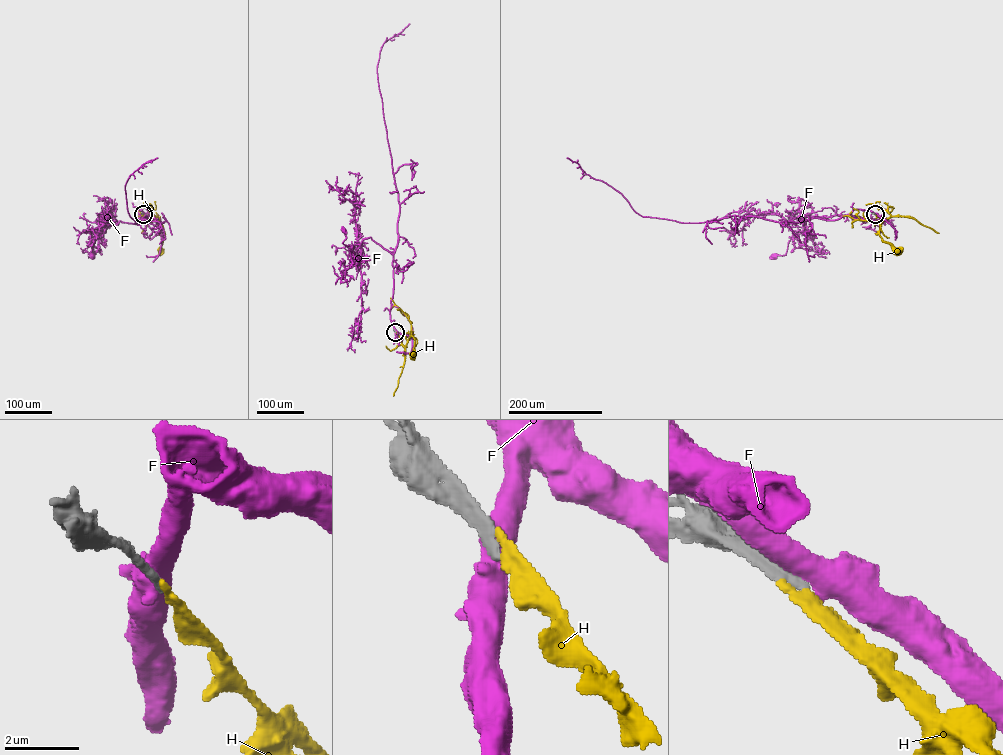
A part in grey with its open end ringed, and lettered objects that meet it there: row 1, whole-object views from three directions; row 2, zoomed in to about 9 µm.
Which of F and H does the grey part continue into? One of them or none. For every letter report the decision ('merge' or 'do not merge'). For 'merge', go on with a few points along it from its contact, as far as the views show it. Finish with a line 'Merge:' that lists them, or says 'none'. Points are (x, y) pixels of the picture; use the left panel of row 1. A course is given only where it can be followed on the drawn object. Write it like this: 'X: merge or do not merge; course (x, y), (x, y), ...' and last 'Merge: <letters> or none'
F: do not merge
H: merge; course (143, 214), (147, 217), (149, 211), (156, 221), (163, 240), (161, 251)
Merge: H

